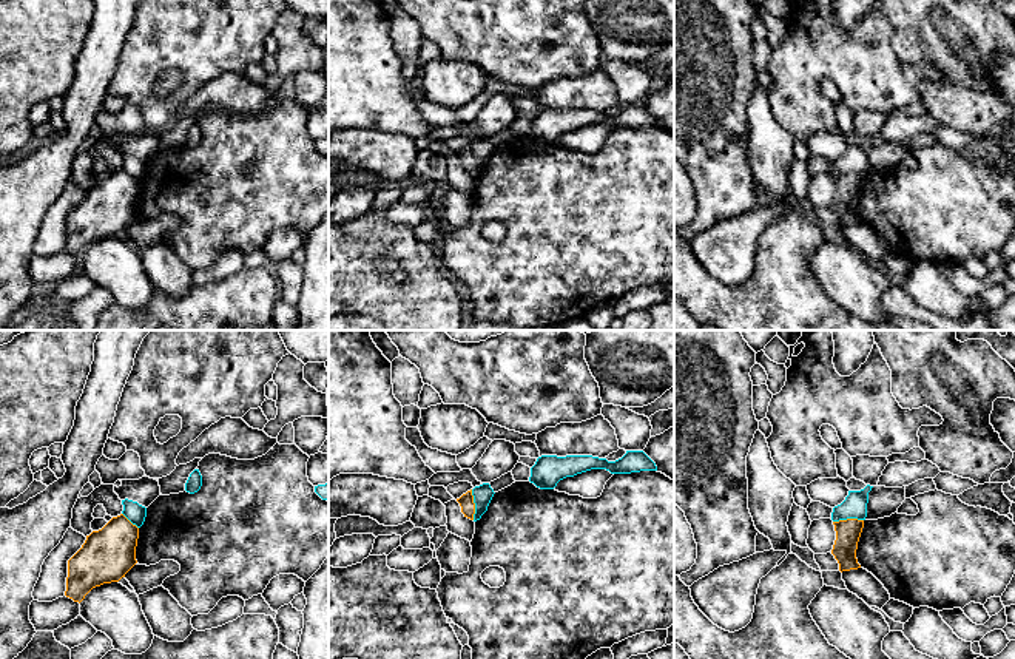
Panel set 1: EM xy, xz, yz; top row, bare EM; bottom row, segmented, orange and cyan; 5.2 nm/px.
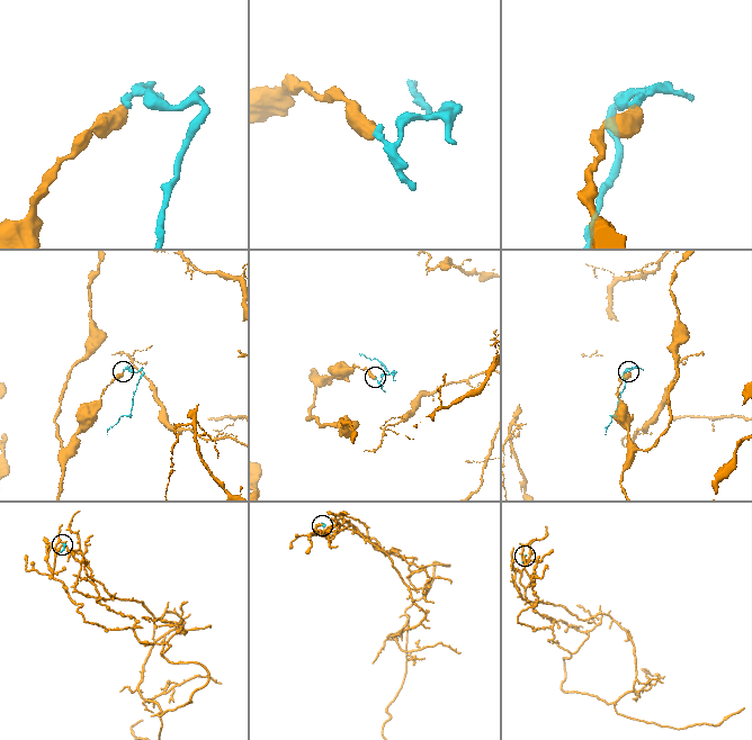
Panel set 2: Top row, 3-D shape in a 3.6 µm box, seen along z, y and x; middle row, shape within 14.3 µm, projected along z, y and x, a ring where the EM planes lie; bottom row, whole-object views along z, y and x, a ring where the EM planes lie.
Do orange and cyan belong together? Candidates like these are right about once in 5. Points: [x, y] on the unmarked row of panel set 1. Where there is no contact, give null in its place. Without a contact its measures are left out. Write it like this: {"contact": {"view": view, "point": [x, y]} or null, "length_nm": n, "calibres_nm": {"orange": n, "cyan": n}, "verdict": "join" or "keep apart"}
{"contact": {"view": "xz", "point": [474, 159]}, "length_nm": 160, "calibres_nm": {"orange": 80, "cyan": 100}, "verdict": "keep apart"}

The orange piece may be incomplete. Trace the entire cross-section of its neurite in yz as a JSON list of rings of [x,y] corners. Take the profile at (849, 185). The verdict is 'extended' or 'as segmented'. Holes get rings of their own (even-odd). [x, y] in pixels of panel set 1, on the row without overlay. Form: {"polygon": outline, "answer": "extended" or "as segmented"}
{"polygon": [[[847,173],[833,176],[836,194],[831,208],[839,218],[839,225],[858,224],[861,219],[856,213],[858,196],[864,182],[864,174]]], "answer": "as segmented"}

